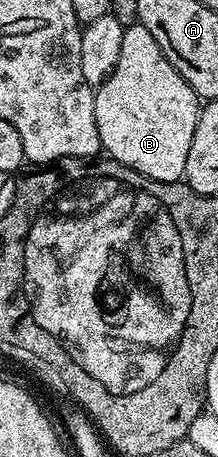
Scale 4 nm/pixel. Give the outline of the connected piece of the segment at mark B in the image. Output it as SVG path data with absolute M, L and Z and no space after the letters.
M137 23L125 28L118 63L113 73L99 84L95 95L94 119L98 123L100 147L111 160L155 181L183 178L202 101L190 83L178 75L146 27Z

